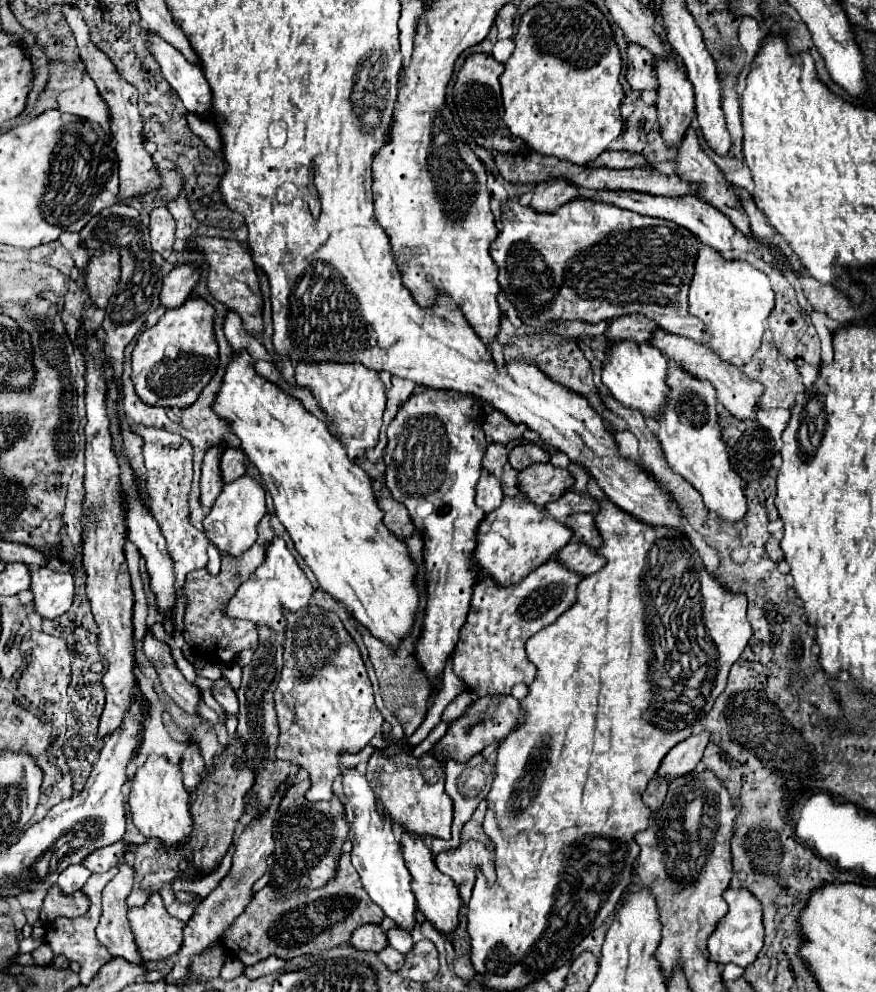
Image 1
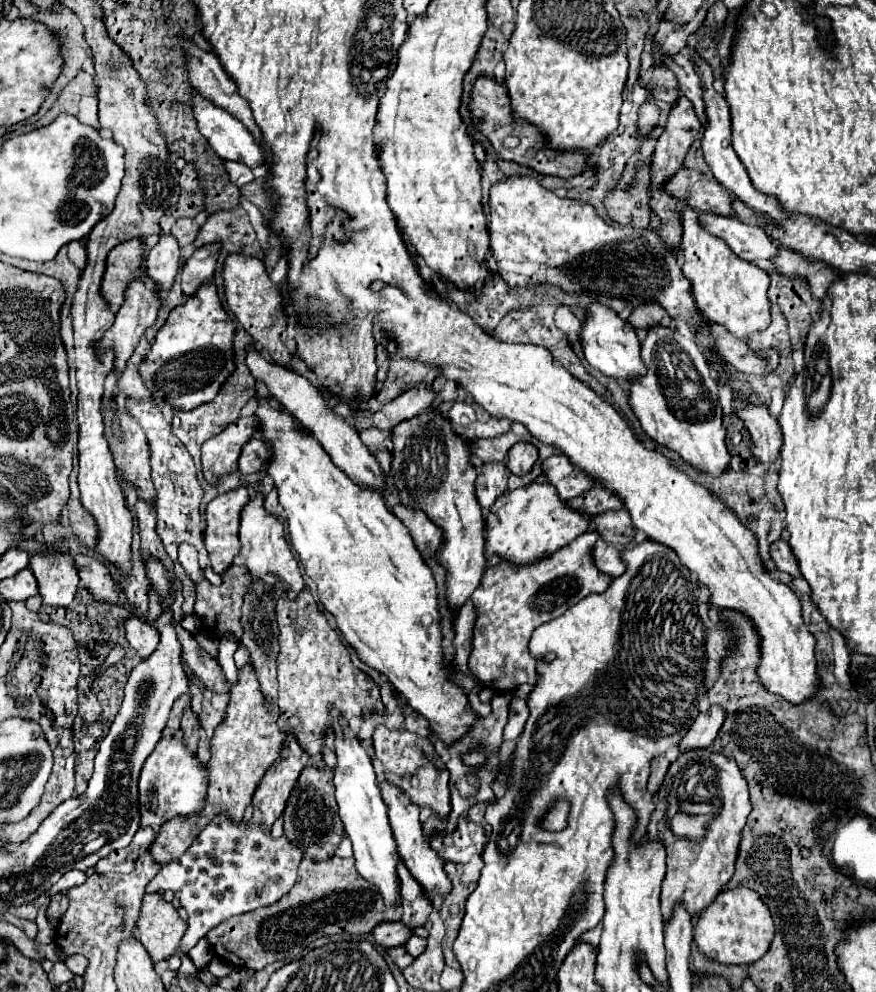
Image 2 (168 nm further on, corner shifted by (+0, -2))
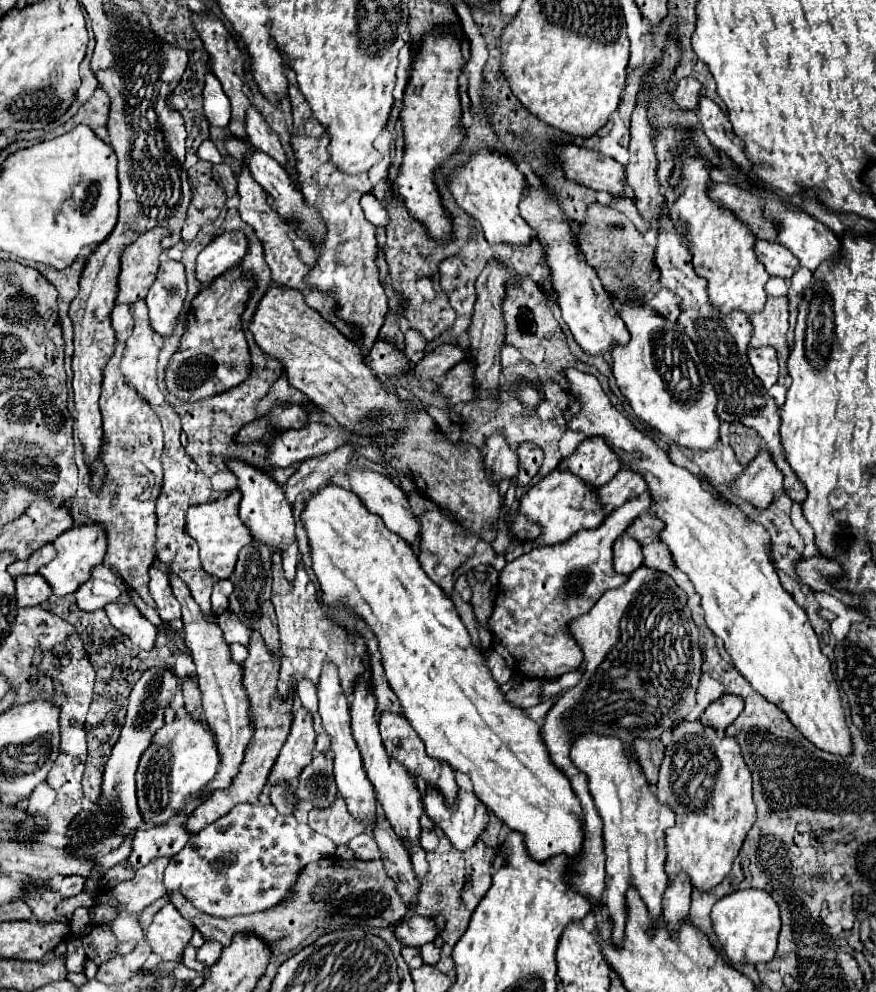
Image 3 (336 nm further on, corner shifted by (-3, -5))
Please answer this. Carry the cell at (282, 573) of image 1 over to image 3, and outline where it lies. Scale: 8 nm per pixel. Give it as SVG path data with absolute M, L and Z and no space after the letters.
M228 462L228 468L238 478L238 488L242 492L240 500L240 520L250 530L252 538L264 544L272 552L282 552L282 566L288 580L294 580L296 566L300 562L296 536L294 536L294 518L292 518L292 506L286 502L282 488L264 472L256 470L250 464L244 462Z

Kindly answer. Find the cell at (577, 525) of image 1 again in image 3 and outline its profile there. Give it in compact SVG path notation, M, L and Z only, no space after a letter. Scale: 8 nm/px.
M644 512L640 514L628 528L626 528L626 536L632 536L636 542L640 544L650 544L658 540L658 532L662 530L662 522L658 518L654 518L652 514Z

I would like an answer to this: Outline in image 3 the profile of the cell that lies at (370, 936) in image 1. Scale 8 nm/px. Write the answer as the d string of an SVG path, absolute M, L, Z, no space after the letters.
M408 916L404 922L394 926L394 934L402 946L422 946L436 938L438 928L432 918Z

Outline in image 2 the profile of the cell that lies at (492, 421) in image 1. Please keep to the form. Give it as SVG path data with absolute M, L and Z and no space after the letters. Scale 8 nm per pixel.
M457 387L457 401L469 403L469 405L475 409L475 413L477 413L477 419L475 419L473 423L465 425L465 427L451 423L451 425L453 425L453 431L455 431L461 439L473 441L473 439L479 439L479 437L497 437L497 435L503 435L503 431L509 431L509 429L511 429L509 419L505 419L505 417L499 419L499 417L489 415L479 403L473 401L473 397L471 397L463 387Z

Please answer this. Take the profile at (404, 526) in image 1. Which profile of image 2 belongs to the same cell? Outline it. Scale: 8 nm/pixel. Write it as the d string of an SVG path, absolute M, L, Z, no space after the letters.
M397 505L393 507L393 515L409 529L419 551L431 551L431 555L437 555L443 545L443 531L421 509Z

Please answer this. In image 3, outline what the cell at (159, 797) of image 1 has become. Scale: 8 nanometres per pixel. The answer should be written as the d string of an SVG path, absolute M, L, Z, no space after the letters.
M184 714L172 724L164 724L156 732L152 746L142 754L136 772L142 818L154 826L174 818L188 802L192 802L194 794L198 794L216 776L218 762L220 756L214 736L200 722L194 722L188 714Z

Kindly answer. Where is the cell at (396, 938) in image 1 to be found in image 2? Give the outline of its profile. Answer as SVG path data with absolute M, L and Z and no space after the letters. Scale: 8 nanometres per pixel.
M413 935L413 937L405 943L405 949L407 949L413 957L419 957L419 955L425 951L425 947L427 947L427 939L421 939L421 937L417 937L417 935Z

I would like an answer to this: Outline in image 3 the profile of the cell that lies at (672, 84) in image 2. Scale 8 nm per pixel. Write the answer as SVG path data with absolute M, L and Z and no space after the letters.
M686 76L678 82L672 98L680 110L694 110L698 106L700 94L702 94L702 84L696 78Z

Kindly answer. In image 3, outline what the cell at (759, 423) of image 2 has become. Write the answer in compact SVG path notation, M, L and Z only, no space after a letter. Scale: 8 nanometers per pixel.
M760 448L744 474L732 484L732 494L754 504L756 508L766 508L774 494L782 490L782 482L784 474L772 462L772 454L768 454L766 448Z

